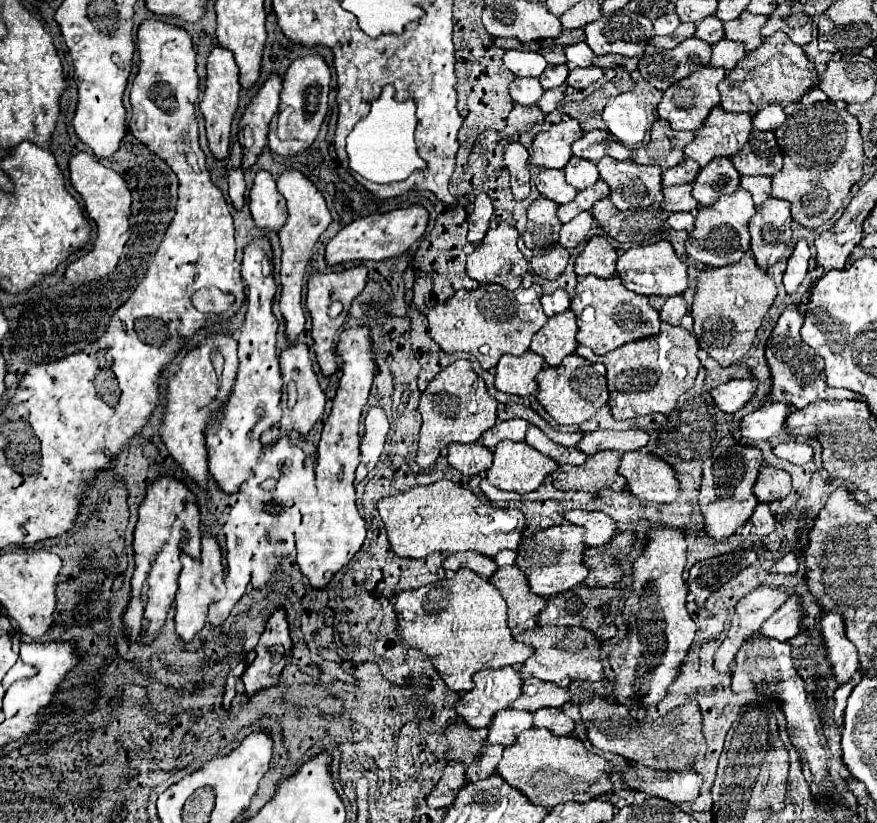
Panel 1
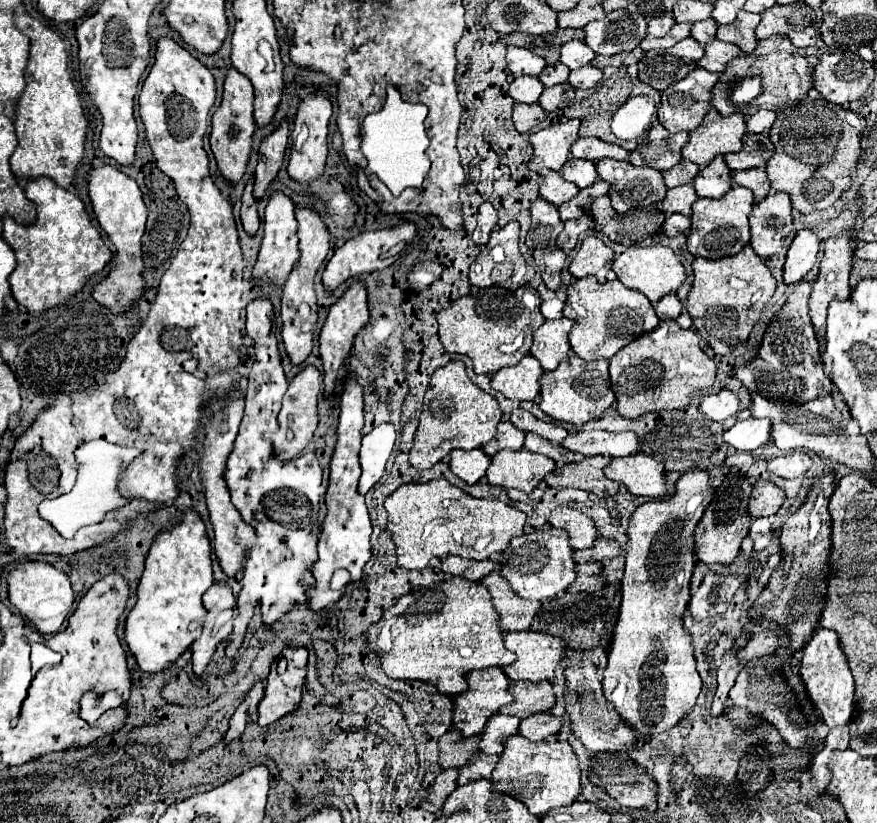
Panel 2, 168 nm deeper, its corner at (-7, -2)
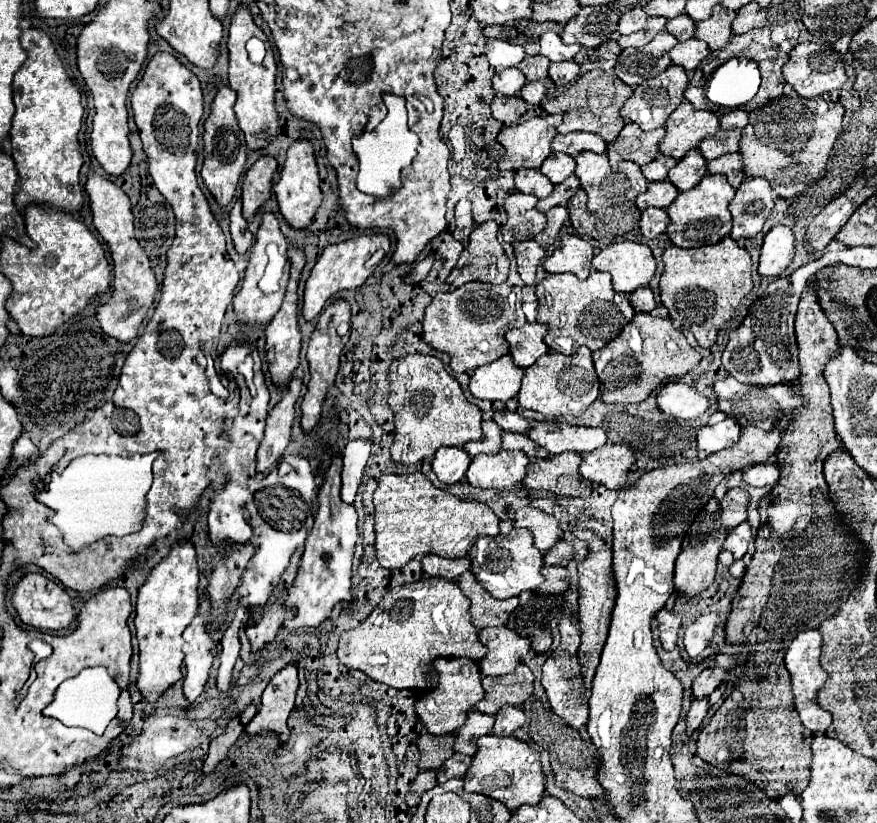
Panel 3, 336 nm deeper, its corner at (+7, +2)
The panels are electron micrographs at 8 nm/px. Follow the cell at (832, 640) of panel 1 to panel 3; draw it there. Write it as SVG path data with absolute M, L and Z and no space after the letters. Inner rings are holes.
M816 629L798 633L796 639L790 643L790 647L786 651L786 659L784 659L786 661L786 669L792 675L794 703L796 703L796 709L800 713L800 721L802 721L802 725L806 729L810 729L814 733L824 733L828 729L828 725L832 723L832 713L824 711L818 705L818 699L816 699L820 687L828 681L828 675L826 675L826 671L820 665L820 645L822 645L822 637L820 637L820 633Z

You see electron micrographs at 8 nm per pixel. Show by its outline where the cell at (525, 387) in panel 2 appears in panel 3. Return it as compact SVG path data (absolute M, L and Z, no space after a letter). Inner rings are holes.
M504 355L492 363L482 365L470 377L470 393L478 399L508 401L518 395L522 369L514 365L510 355Z

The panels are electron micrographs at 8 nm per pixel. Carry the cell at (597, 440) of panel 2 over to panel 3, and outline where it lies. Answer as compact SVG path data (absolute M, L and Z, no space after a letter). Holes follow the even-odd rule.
M532 421L528 437L552 455L564 451L588 453L602 447L608 437L600 427L576 427L568 423L550 423L550 421Z

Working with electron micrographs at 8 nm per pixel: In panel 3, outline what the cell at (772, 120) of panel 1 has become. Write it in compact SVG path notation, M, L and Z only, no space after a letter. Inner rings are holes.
M734 109L720 117L722 129L744 129L746 125L748 125L748 111L744 109Z

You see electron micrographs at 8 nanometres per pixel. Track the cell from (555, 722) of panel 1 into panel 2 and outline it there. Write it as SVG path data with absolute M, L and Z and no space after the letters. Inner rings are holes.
M538 713L538 715L530 715L520 721L518 735L526 737L530 741L542 741L546 737L556 735L560 725L562 725L562 719L554 717L552 713Z

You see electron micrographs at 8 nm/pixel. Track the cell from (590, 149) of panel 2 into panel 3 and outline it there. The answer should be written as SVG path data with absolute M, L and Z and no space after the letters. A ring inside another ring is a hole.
M578 131L578 133L568 133L568 135L556 135L552 141L552 149L576 157L582 151L606 153L606 143L594 133Z

